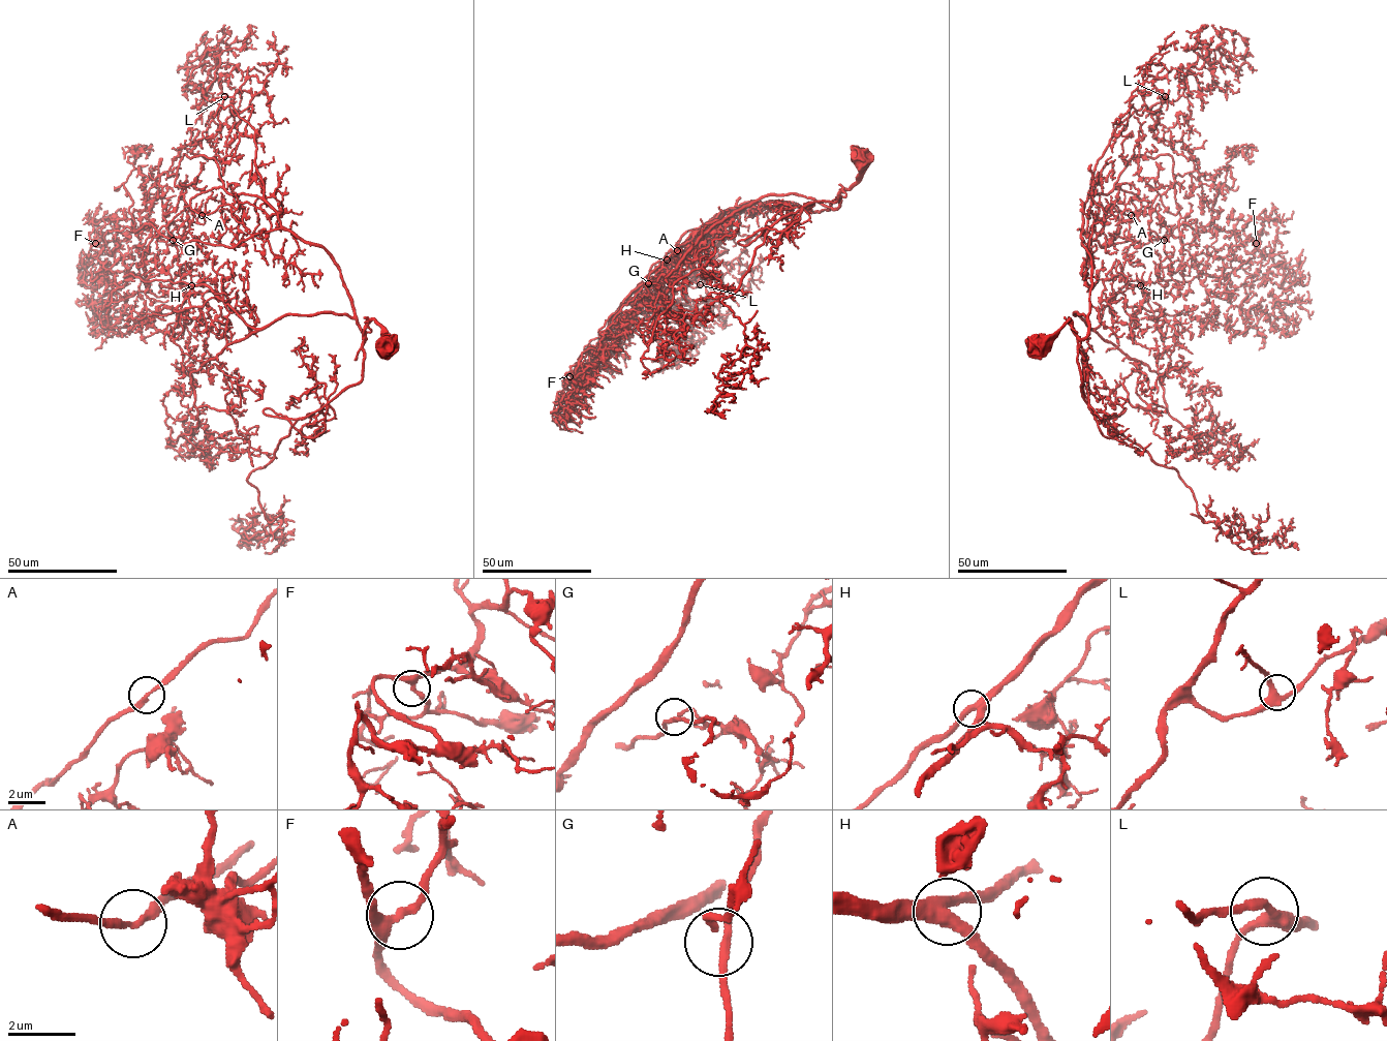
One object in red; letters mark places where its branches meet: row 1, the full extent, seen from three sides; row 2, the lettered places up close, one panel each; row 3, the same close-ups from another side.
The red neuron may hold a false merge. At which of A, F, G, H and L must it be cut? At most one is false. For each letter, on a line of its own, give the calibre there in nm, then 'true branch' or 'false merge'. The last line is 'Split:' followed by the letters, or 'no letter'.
A: calibre 200 nm; true branch
F: calibre 280 nm; true branch
G: calibre 180 nm; true branch
H: calibre 320 nm; true branch
L: calibre 360 nm; true branch
Split: no letter

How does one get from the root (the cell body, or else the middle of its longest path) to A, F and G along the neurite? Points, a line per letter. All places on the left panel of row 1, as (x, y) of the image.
A: (389, 341), (374, 319), (366, 338), (337, 265), (322, 247), (281, 228), (249, 234), (226, 204), (202, 215)
F: (389, 341), (374, 319), (366, 339), (333, 313), (253, 328), (206, 284), (128, 274), (118, 286), (95, 243)
G: (389, 341), (374, 319), (366, 338), (334, 258), (287, 231), (225, 247), (178, 244), (159, 230), (173, 240)

